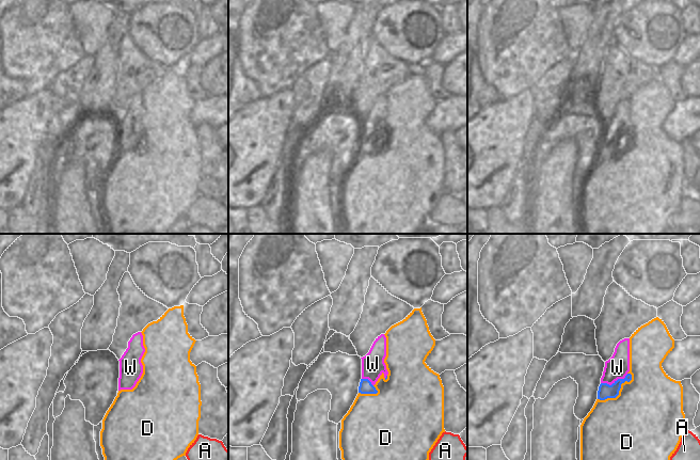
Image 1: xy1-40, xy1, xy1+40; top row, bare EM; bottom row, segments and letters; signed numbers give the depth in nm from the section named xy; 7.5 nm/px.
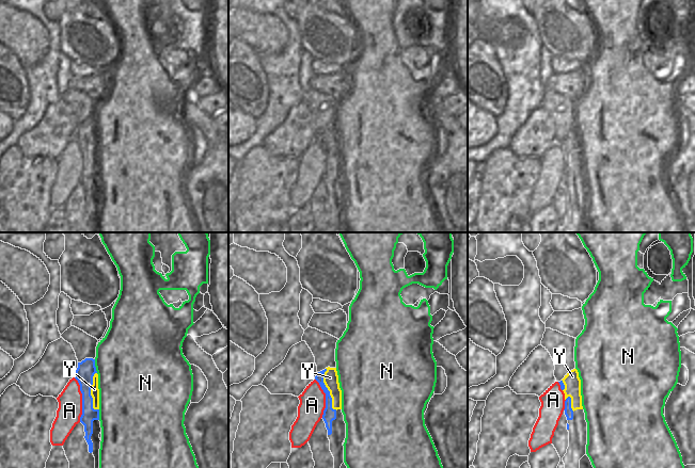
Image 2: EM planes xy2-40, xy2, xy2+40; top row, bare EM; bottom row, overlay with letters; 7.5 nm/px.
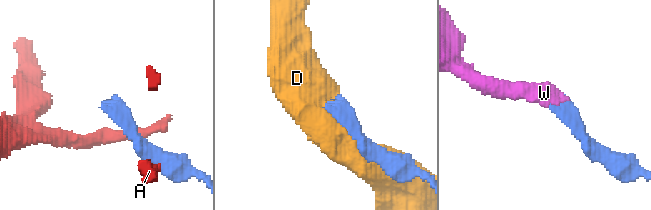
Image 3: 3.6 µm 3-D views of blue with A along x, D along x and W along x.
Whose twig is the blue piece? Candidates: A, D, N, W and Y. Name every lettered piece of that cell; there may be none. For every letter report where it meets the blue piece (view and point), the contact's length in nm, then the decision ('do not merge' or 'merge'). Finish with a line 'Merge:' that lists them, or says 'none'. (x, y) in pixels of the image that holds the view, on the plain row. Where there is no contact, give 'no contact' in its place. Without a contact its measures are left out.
A: meets blue in xy2-40 at (82, 160); contact 340 nm long; do not merge
D: meets blue in xy1+40 at (618, 154); contact 320 nm long; do not merge
N: meets blue in xy2-40 at (94, 127); contact 110 nm long; do not merge
W: meets blue in xy1+40 at (615, 142); contact 220 nm long; merge
Y: meets blue in xy2 at (328, 151); contact 340 nm long; do not merge
Merge: W

